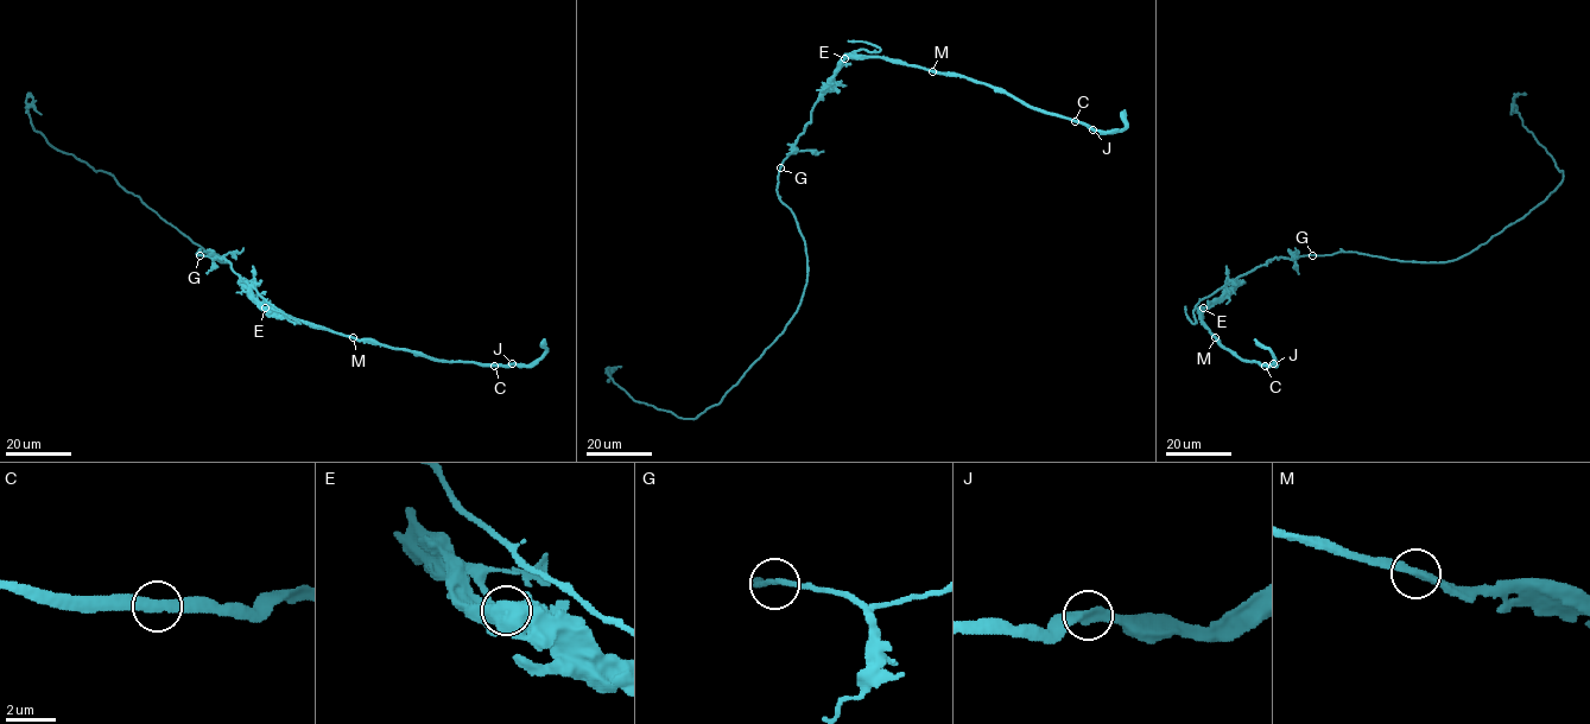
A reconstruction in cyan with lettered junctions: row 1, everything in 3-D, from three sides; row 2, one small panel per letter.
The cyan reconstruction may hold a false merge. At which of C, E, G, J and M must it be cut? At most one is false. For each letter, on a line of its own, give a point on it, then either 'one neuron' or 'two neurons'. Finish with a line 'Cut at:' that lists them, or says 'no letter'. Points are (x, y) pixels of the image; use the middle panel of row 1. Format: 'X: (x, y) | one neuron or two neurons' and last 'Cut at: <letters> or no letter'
C: (1075, 121) | one neuron
E: (844, 58) | two neurons
G: (780, 167) | one neuron
J: (1093, 129) | one neuron
M: (932, 71) | one neuron
Cut at: E

